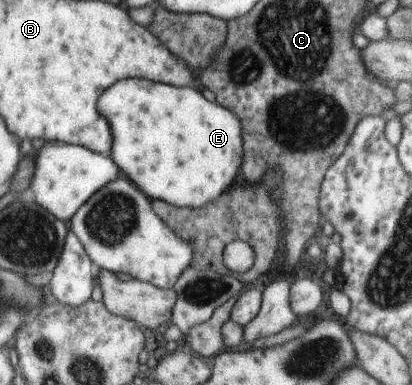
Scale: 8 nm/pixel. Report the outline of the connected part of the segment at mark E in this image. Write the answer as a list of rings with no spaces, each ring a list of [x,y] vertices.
[[[144,78],[128,79],[112,85],[108,93],[100,97],[96,109],[110,122],[112,161],[118,165],[122,175],[151,200],[194,209],[216,201],[234,185],[244,159],[242,123],[230,109],[208,101],[199,86],[178,87]]]

